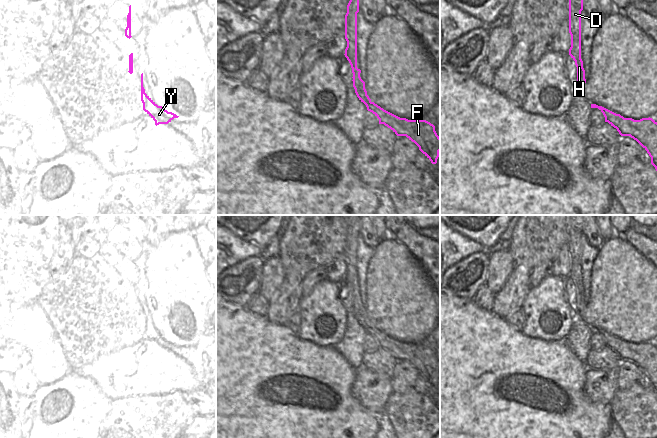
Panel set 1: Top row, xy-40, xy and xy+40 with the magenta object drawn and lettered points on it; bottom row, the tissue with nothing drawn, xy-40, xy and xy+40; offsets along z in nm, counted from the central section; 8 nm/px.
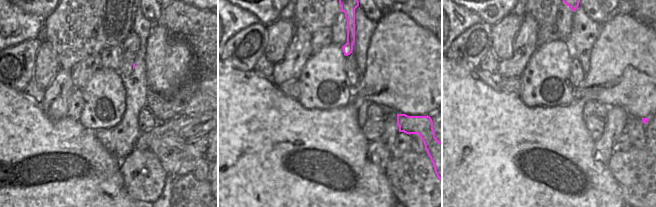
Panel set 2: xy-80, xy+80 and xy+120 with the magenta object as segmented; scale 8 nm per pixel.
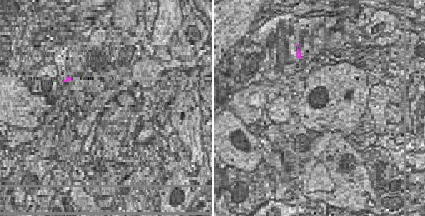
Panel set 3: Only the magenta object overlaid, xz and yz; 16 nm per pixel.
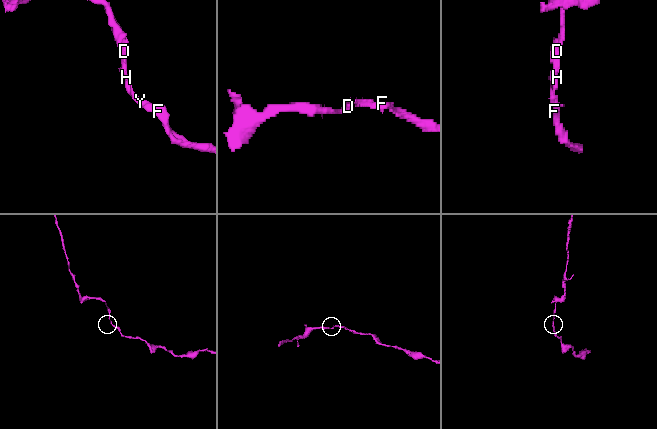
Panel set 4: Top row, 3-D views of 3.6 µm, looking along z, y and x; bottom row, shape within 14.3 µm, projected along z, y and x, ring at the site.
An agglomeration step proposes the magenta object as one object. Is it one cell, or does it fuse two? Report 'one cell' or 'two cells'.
one cell

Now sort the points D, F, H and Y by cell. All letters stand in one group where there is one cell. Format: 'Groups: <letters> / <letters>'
Groups: D F H Y

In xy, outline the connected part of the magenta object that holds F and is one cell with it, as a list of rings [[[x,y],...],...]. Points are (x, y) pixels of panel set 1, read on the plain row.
[[[354,215],[345,239],[347,271],[344,279],[352,292],[355,317],[359,324],[366,329],[367,334],[379,343],[379,348],[384,348],[397,360],[406,360],[419,371],[419,374],[432,388],[436,388],[440,376],[440,361],[435,355],[435,350],[426,344],[400,342],[372,326],[367,319],[365,306],[360,301],[361,294],[357,292],[357,237],[359,236],[360,221],[359,215]]]

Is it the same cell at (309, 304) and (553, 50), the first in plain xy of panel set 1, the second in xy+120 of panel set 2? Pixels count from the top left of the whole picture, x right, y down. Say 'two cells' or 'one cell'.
one cell

